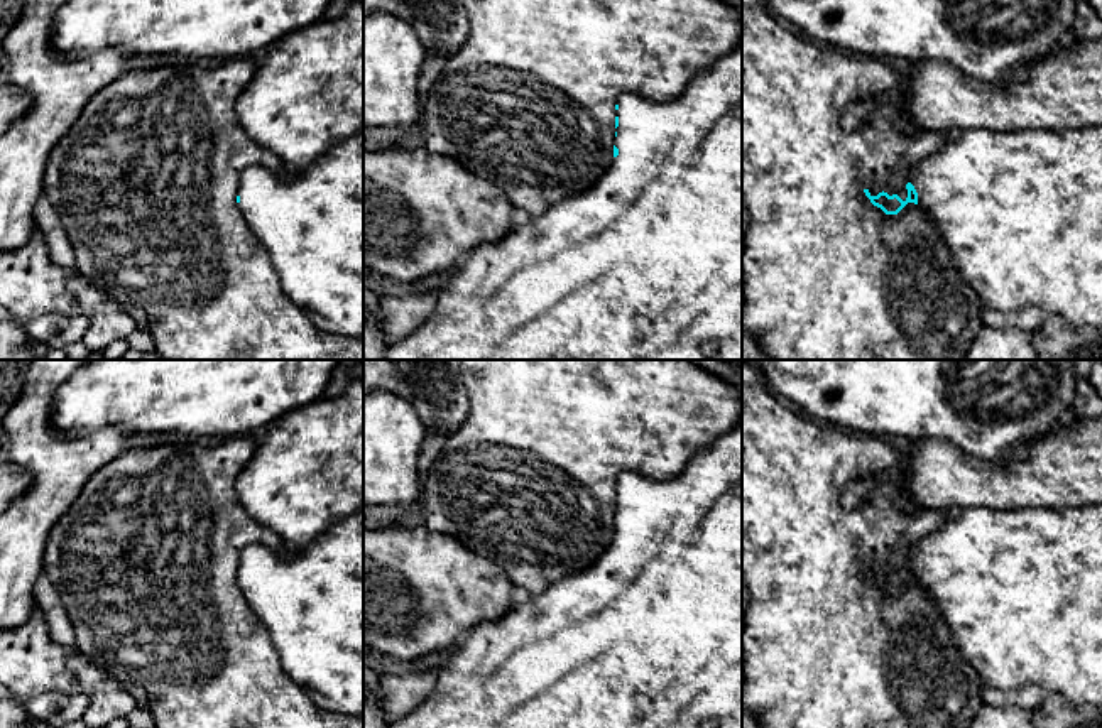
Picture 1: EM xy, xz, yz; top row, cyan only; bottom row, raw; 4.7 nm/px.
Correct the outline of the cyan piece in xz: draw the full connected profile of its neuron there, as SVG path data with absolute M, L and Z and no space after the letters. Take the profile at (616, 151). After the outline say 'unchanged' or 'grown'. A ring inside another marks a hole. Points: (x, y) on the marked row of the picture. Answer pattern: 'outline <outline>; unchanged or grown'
outline M742 42L696 74L683 93L668 103L624 93L615 105L614 159L605 176L588 191L558 203L541 216L516 226L497 243L473 248L455 269L450 282L438 292L431 316L407 338L389 346L382 360L742 360Z; grown

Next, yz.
outline M1102 125L1090 128L1067 128L1061 132L1048 128L1029 130L985 130L970 128L950 133L948 142L930 159L919 162L909 174L908 184L896 194L879 193L872 196L864 189L870 203L886 215L897 215L908 203L918 204L941 235L957 269L970 287L977 291L987 307L997 311L1016 311L1038 306L1045 312L1058 314L1073 326L1102 328Z; grown

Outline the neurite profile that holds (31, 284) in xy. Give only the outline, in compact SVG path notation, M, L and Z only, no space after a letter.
M39 228L25 245L0 253L0 304L19 323L49 312L81 312L79 302L68 289L66 270L52 262Z

